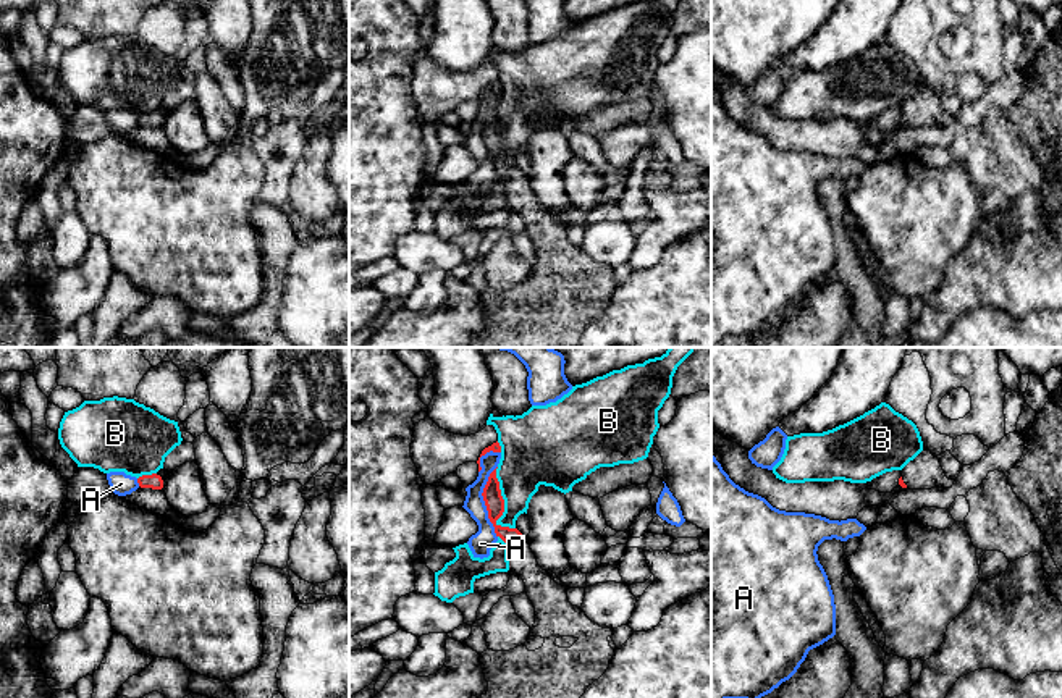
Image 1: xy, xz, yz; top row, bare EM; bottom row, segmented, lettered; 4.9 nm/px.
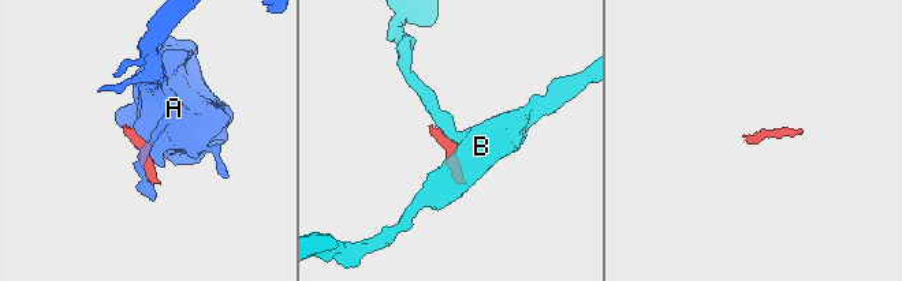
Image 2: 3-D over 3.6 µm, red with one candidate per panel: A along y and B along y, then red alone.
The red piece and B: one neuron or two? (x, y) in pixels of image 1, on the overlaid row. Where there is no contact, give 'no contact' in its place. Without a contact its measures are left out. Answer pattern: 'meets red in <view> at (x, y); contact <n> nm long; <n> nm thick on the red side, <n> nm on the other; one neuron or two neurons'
meets red in xz at (503, 504); contact 320 nm long; 100 nm thick on the red side, 280 nm on the other; two neurons

